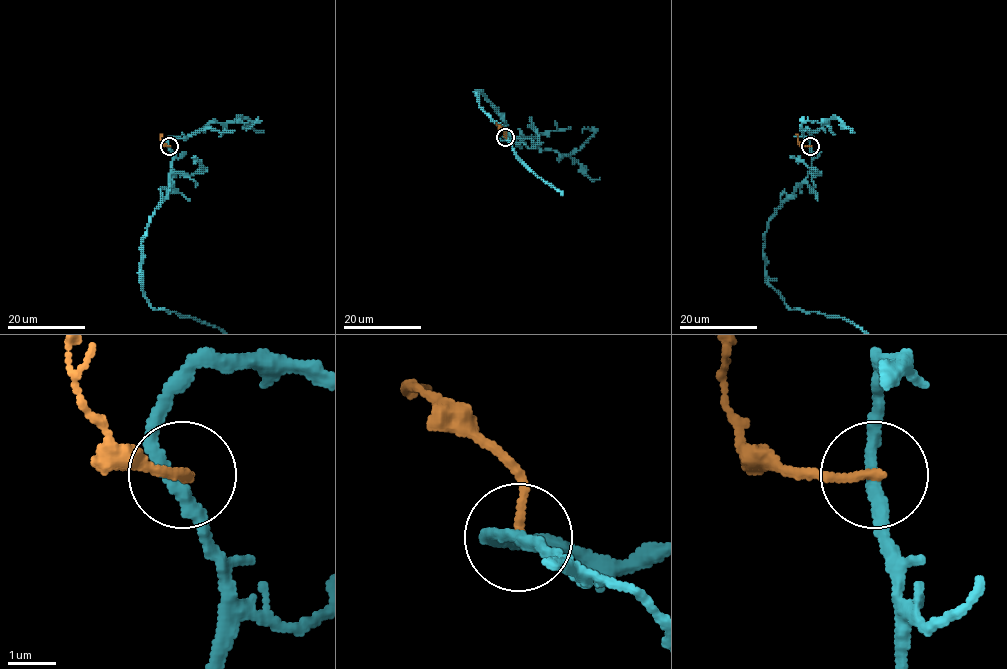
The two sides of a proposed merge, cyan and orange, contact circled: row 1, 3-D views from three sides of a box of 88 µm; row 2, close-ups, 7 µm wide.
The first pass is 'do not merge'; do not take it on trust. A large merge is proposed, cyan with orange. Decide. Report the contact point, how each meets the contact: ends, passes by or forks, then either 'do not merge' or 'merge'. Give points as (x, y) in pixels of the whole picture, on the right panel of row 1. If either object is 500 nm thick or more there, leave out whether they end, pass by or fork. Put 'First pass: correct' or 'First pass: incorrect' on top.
First pass: correct
place (810, 146); cyan passes by; orange ends; do not merge

